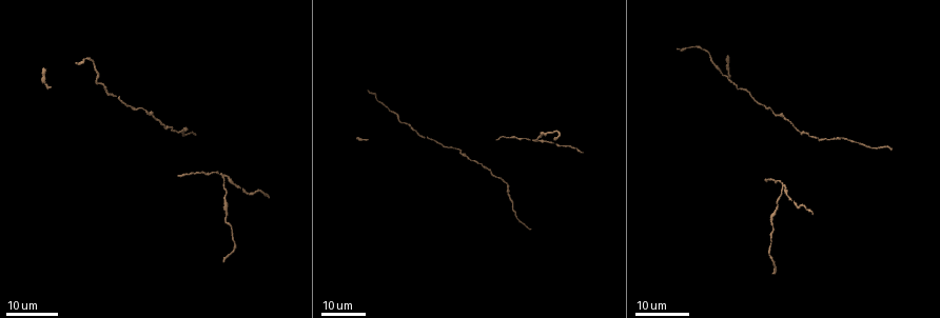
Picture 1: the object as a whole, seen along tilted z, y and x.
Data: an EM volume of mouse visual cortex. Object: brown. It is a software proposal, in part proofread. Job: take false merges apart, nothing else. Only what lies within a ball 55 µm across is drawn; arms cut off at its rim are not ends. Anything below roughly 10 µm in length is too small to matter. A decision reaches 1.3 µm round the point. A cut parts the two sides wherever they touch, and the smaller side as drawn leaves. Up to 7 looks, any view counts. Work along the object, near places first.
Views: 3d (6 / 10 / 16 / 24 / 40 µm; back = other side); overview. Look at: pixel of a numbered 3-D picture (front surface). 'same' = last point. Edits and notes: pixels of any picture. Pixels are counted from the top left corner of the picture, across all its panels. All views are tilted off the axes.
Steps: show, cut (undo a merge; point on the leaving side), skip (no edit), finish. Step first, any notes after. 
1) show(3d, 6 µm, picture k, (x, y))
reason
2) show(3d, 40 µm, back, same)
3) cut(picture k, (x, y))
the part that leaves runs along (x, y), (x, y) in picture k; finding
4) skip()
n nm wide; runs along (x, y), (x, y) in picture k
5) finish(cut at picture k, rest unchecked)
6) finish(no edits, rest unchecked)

show(3d, 16 µm, picture 1, (224, 176))

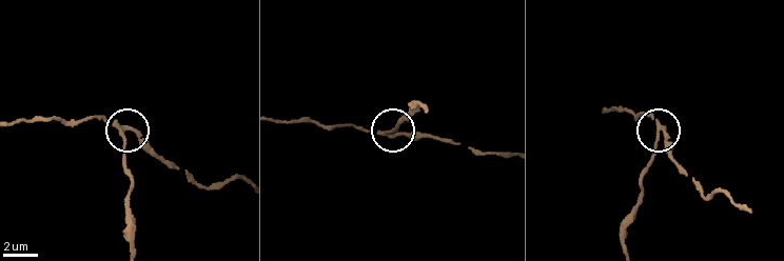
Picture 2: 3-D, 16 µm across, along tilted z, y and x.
show(3d, 10 µm, picture 2, (123, 129))

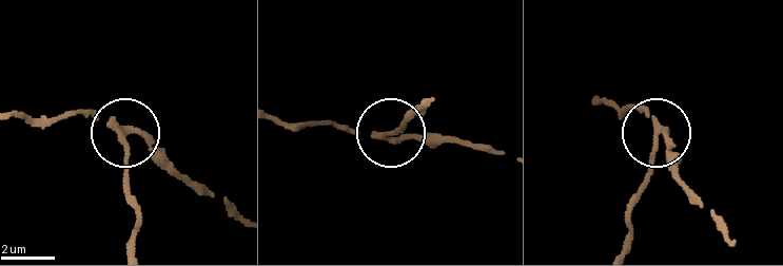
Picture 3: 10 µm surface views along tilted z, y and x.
cut(picture 3, (126, 171))
220 nm wide; the part that leaves runs along (116, 127), (126, 193), (137, 214), (132, 243) in picture 3; a second cell is stuck on

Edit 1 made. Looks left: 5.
show(3d, 16 µm, picture 1, (185, 130))
thick turns thin

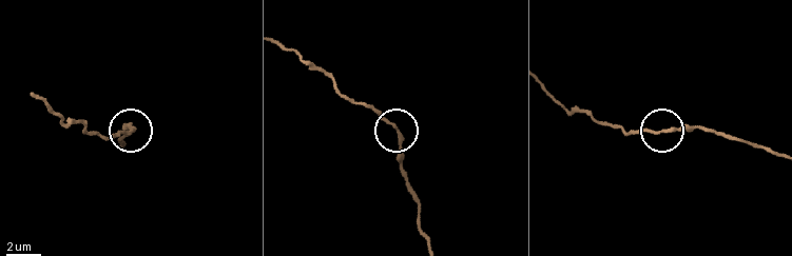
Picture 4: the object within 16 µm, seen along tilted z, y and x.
show(3d, 6 µm, picture 4, (392, 126))

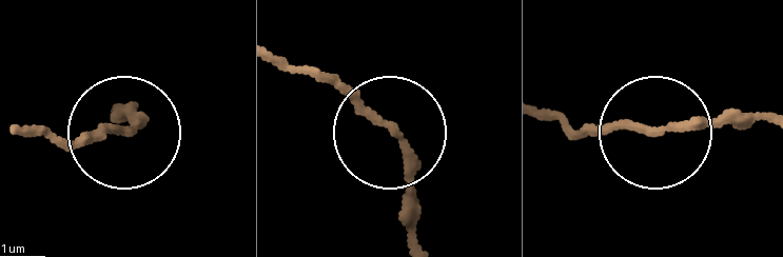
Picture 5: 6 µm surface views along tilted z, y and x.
skip()
180 nm wide; runs along (276, 57), (345, 86), (377, 116), (404, 159), (406, 238) in picture 5; one cell here

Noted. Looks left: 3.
show(3d, 16 µm, picture 1, (102, 86))
calibre changes

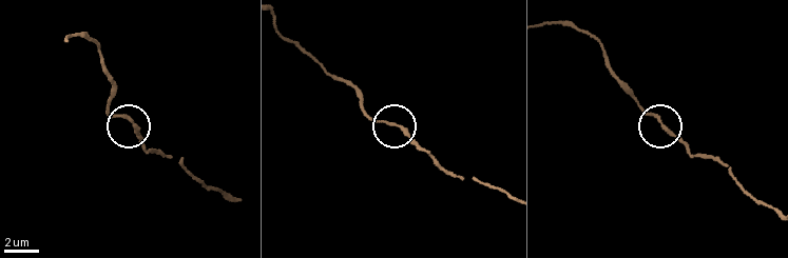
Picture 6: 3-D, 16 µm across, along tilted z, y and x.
show(3d, 10 µm, picture 6, (392, 123))

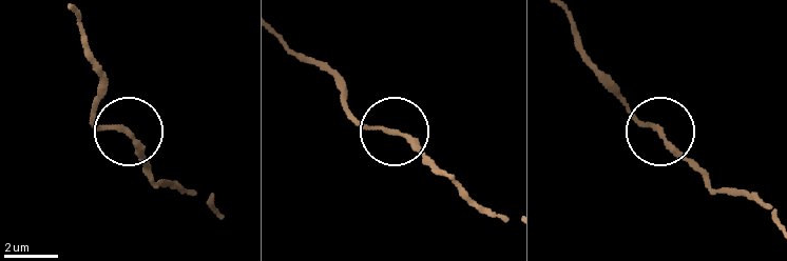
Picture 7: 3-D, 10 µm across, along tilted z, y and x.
skip()
runs along (773, 212), (720, 189), (625, 101) in picture 7; continuous, no second cell

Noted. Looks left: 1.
finish(cut at picture 3, rest unchecked)

